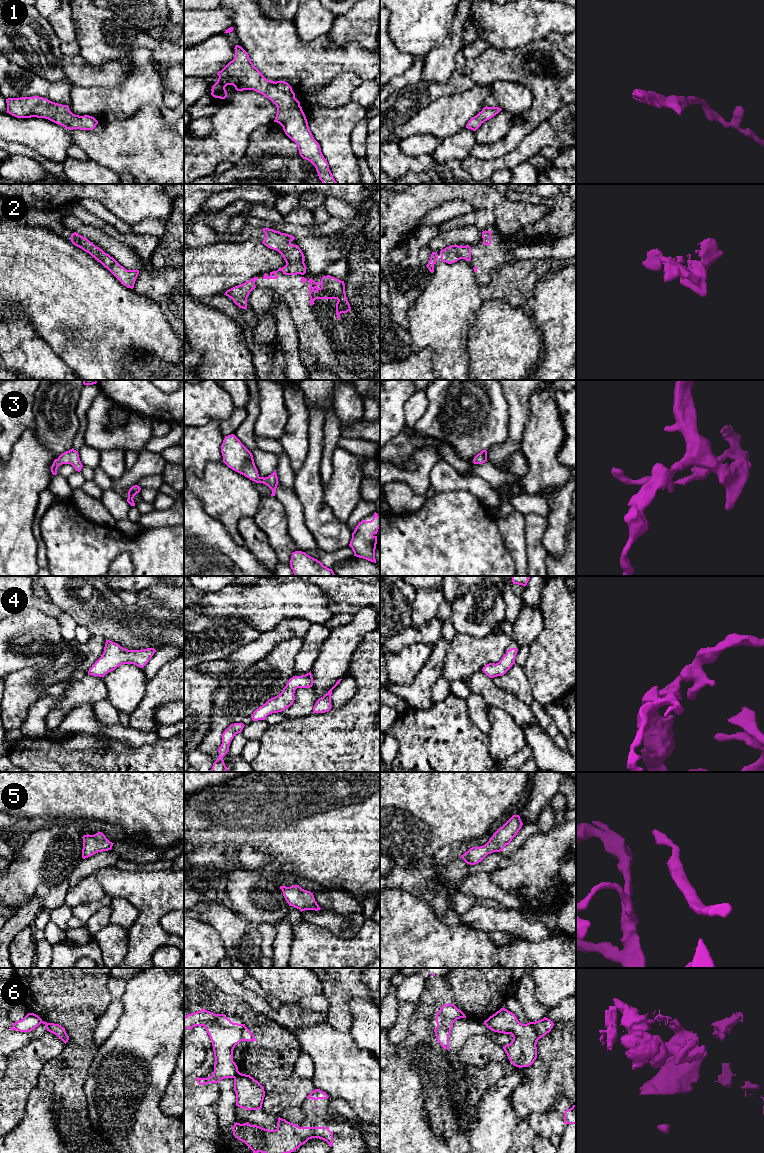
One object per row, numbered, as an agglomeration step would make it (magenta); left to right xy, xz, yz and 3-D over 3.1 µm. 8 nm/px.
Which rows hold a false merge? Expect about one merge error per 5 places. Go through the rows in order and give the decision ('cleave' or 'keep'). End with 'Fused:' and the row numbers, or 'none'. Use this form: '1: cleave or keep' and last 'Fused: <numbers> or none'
1: keep
2: keep
3: keep
4: keep
5: keep
6: cleave
Fused: 6

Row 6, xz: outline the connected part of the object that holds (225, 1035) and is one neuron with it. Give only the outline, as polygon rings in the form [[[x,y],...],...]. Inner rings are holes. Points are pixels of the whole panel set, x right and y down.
[[[202,1010],[188,1014],[184,1017],[184,1028],[192,1029],[195,1026],[204,1026],[213,1046],[214,1072],[211,1077],[199,1078],[197,1083],[205,1085],[218,1083],[225,1078],[235,1078],[238,1067],[233,1061],[233,1050],[241,1041],[257,1041],[245,1024],[233,1023],[225,1014],[214,1014]]]

